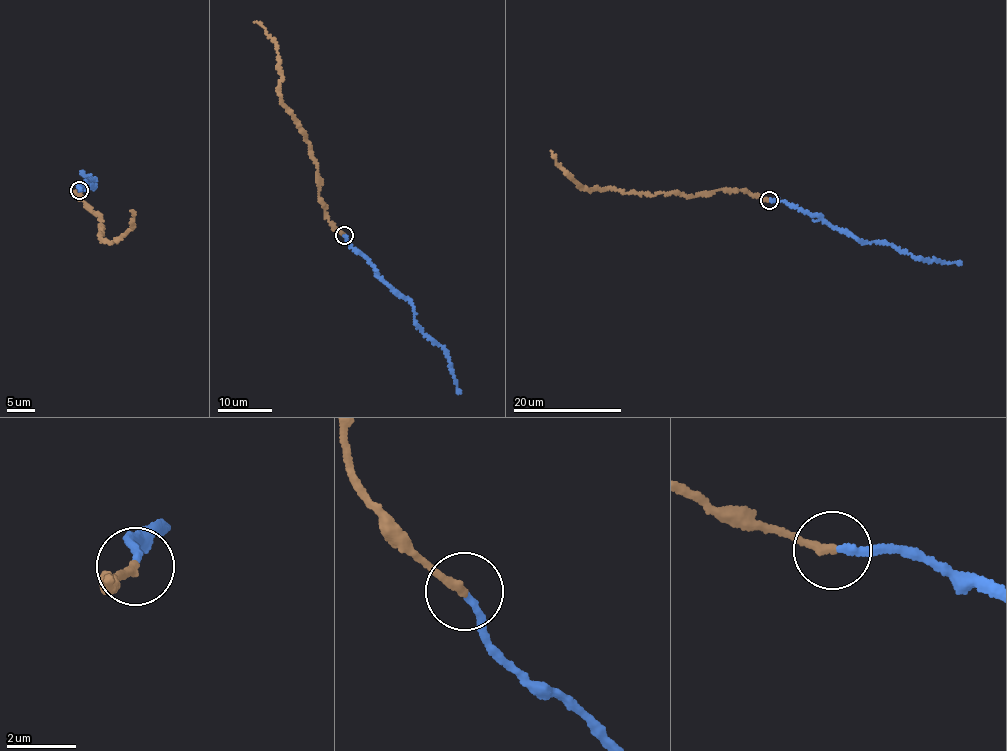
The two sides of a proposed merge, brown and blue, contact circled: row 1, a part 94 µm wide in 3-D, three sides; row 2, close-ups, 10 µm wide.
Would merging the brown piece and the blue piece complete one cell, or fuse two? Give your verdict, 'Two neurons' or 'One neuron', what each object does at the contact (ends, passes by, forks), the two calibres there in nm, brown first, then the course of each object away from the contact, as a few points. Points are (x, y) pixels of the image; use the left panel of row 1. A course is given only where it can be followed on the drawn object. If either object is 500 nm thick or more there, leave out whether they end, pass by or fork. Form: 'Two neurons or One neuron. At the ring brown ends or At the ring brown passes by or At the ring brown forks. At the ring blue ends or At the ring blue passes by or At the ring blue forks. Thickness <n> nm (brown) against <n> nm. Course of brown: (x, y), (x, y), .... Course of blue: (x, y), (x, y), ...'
One neuron. At the ring brown ends. At the ring blue ends. Thickness 240 nm (brown) against 200 nm. Course of brown: (79, 190), (75, 193), (101, 216), (100, 236), (108, 243), (130, 228), (134, 219), (130, 210). Course of blue: (79, 190), (79, 185), (84, 182), (85, 187), (94, 186), (85, 182), (94, 180), (81, 173)

